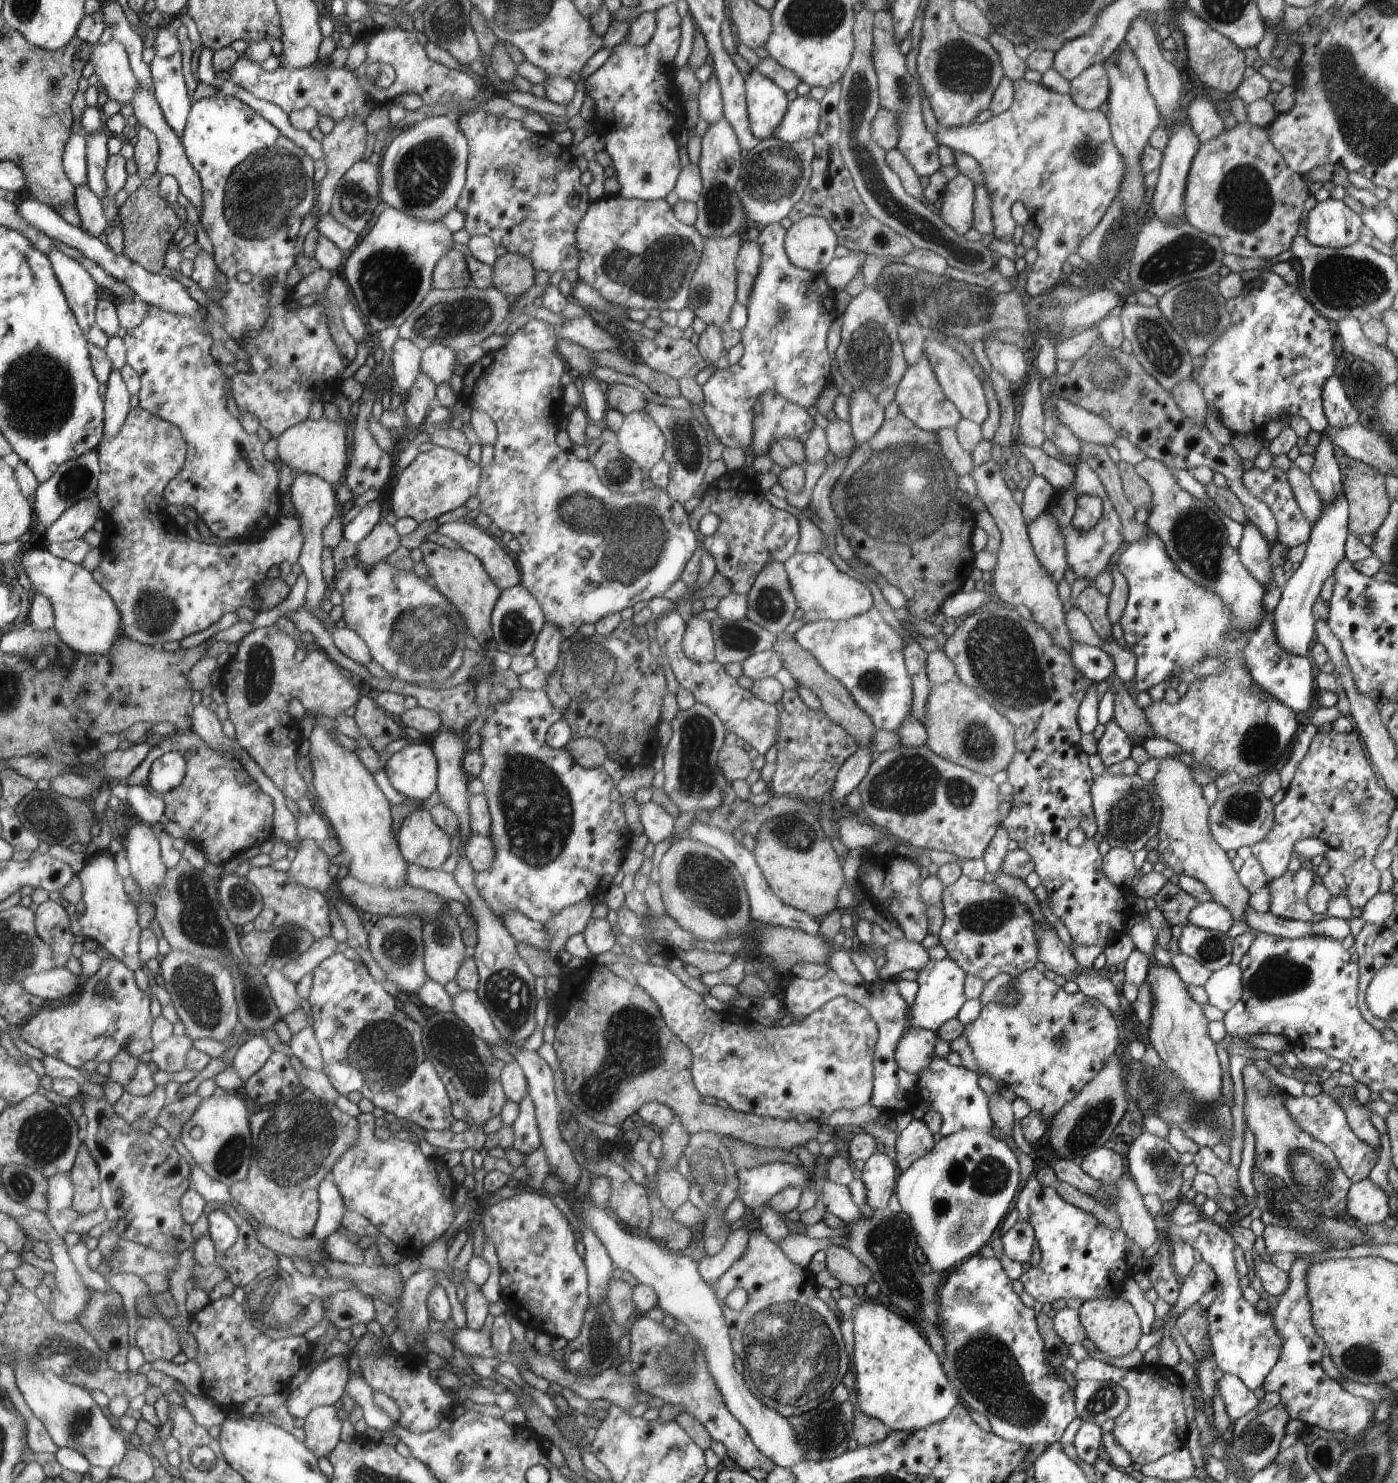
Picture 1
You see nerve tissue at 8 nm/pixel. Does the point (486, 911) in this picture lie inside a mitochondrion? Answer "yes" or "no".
no

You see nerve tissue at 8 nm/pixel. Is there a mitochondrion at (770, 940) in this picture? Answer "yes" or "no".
no

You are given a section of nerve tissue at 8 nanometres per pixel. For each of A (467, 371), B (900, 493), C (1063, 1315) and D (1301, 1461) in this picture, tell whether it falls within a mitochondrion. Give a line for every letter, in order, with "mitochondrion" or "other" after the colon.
A: other
B: mitochondrion
C: other
D: other

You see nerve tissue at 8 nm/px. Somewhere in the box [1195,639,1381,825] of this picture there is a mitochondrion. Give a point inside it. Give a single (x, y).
(1258, 742)

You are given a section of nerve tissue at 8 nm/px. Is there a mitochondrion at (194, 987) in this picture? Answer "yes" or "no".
yes

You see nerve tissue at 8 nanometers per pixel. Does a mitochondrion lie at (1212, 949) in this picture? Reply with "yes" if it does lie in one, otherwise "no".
yes

